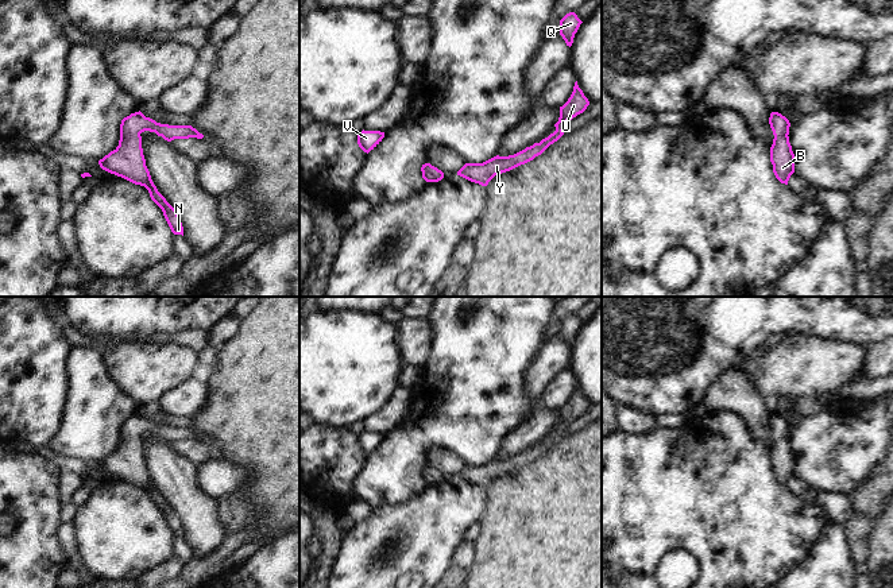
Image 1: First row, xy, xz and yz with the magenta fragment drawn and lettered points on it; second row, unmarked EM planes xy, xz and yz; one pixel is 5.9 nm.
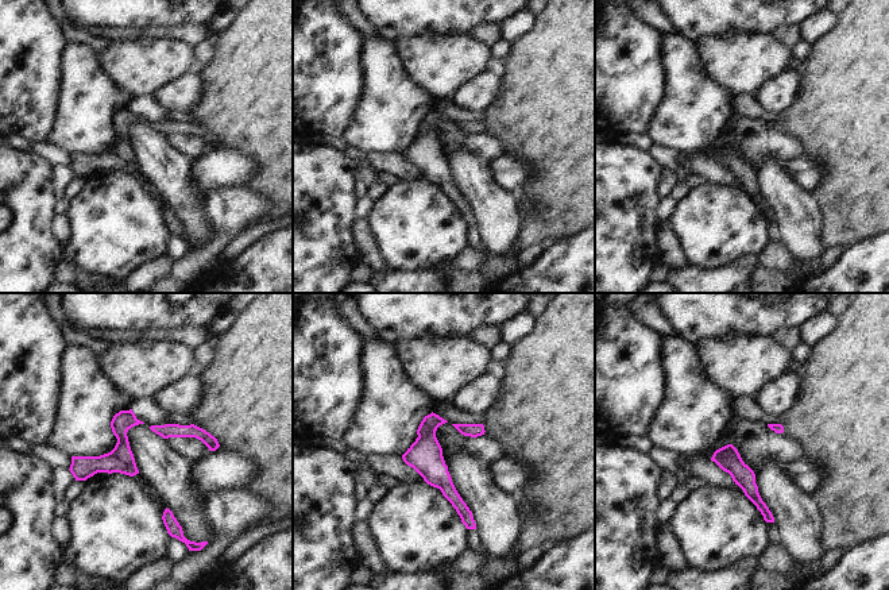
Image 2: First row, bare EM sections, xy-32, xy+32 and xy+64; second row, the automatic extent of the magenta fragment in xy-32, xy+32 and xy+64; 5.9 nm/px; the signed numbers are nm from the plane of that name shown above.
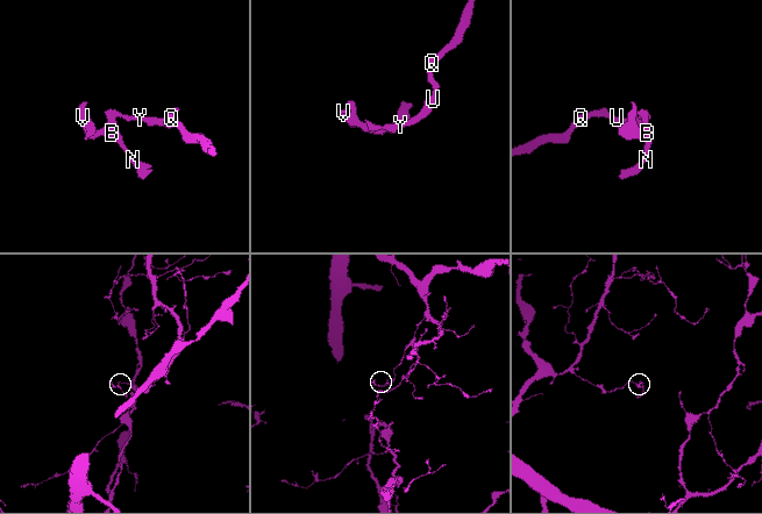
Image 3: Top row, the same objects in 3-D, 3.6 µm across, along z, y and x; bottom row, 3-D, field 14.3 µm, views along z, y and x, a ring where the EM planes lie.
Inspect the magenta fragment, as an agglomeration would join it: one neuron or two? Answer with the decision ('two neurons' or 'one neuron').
one neuron

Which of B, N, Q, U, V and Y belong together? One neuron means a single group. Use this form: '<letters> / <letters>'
B N Q U V Y

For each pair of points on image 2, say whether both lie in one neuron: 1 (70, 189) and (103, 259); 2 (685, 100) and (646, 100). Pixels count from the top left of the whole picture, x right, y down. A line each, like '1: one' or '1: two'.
1: two
2: two

